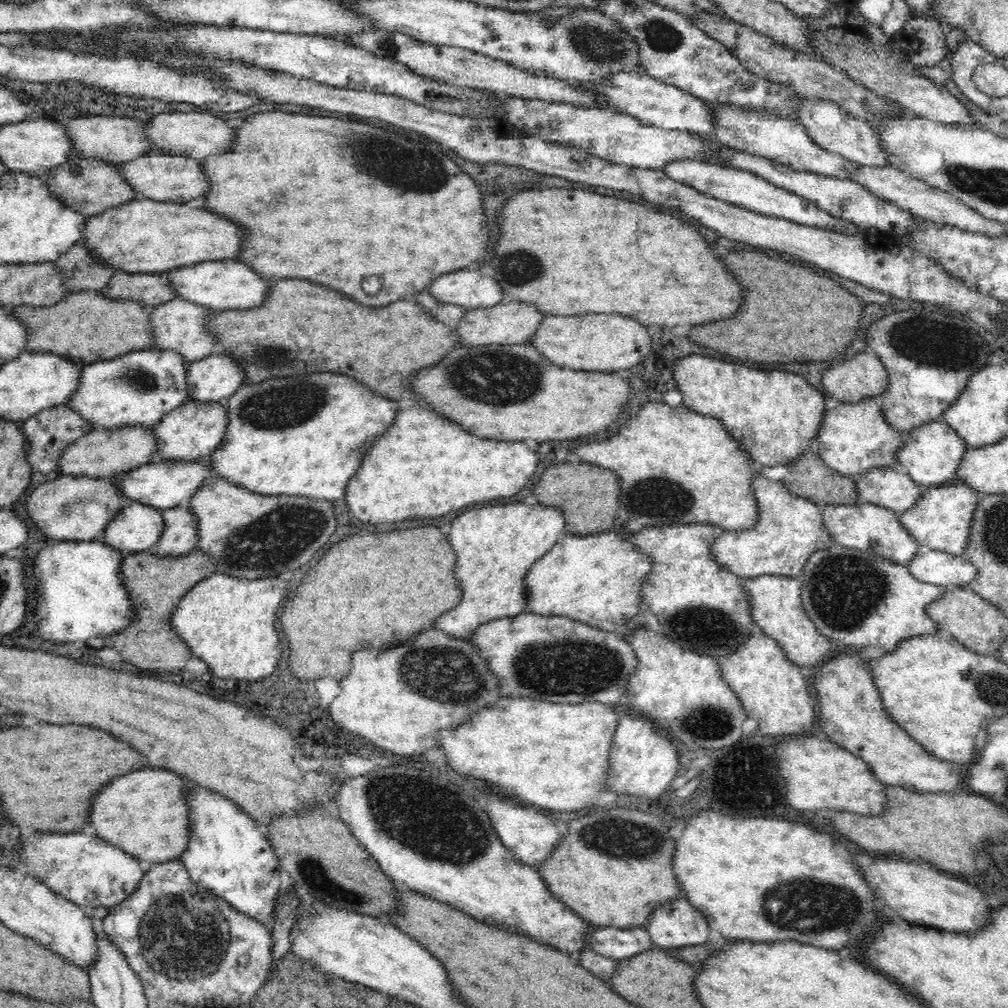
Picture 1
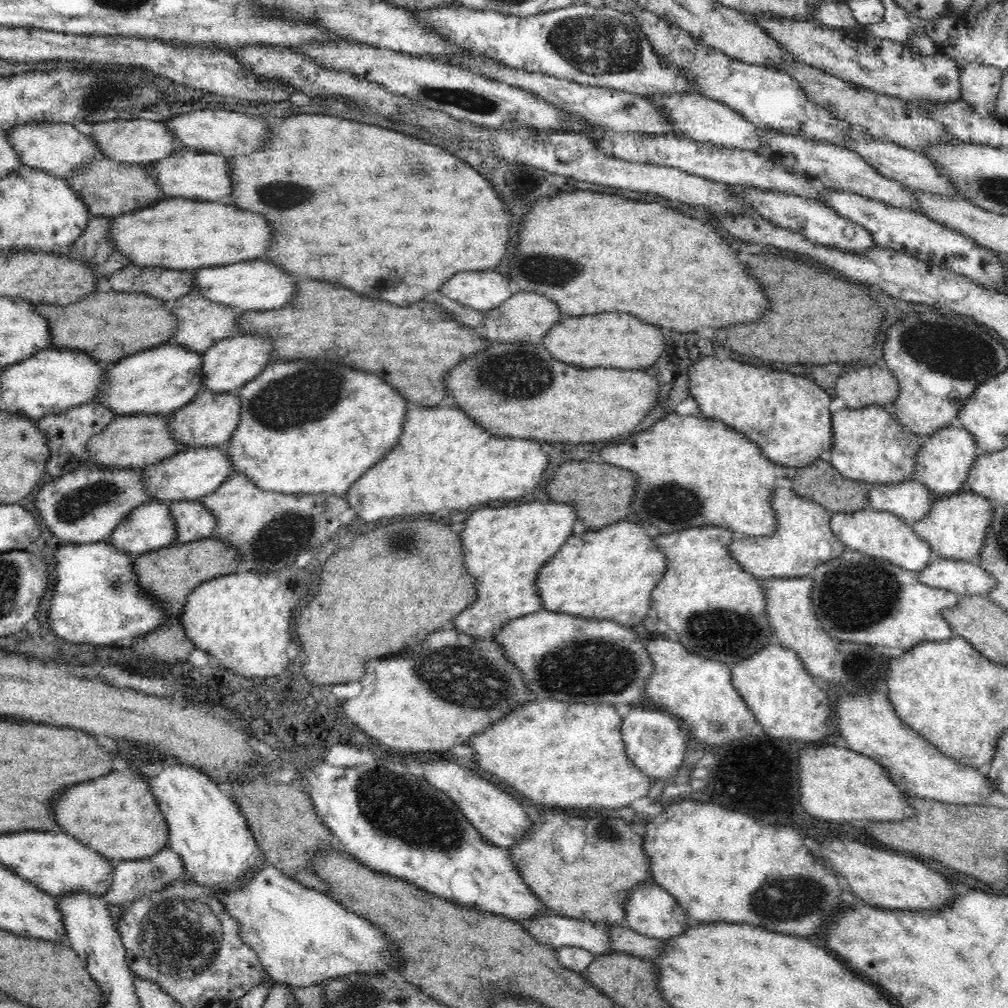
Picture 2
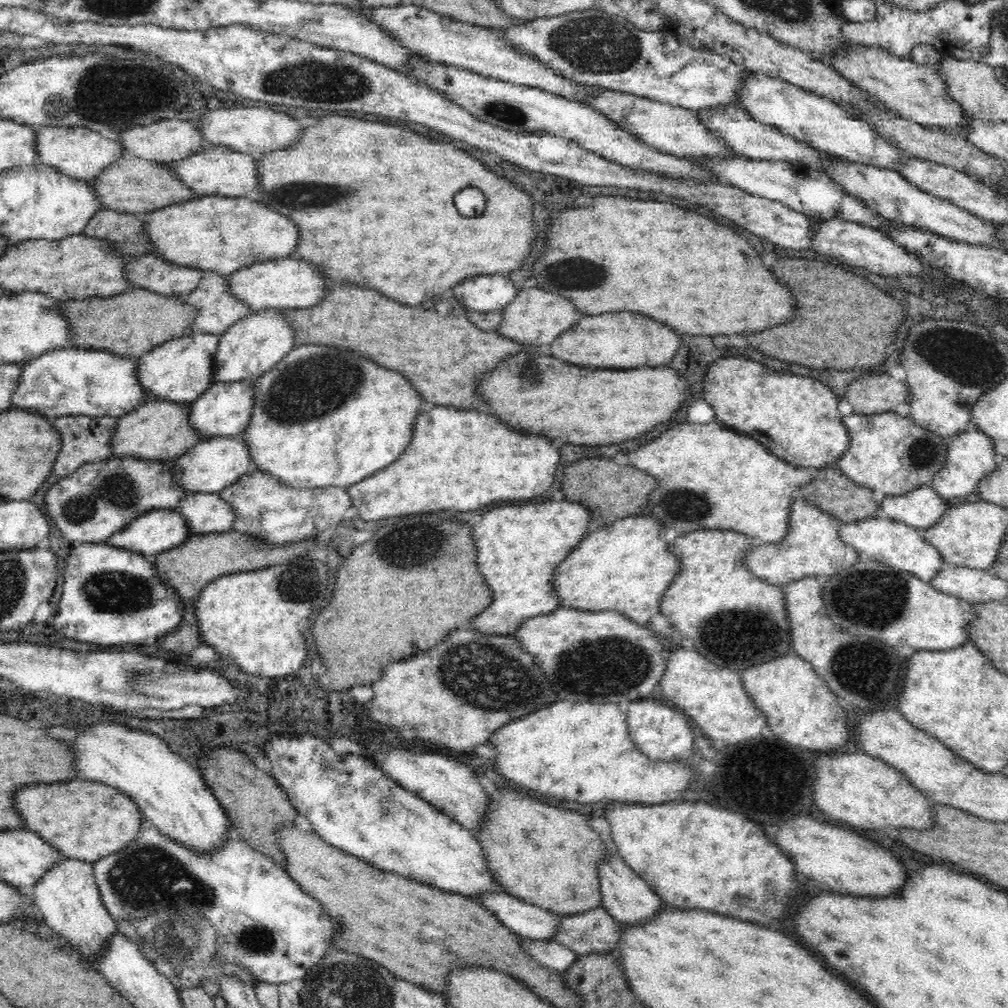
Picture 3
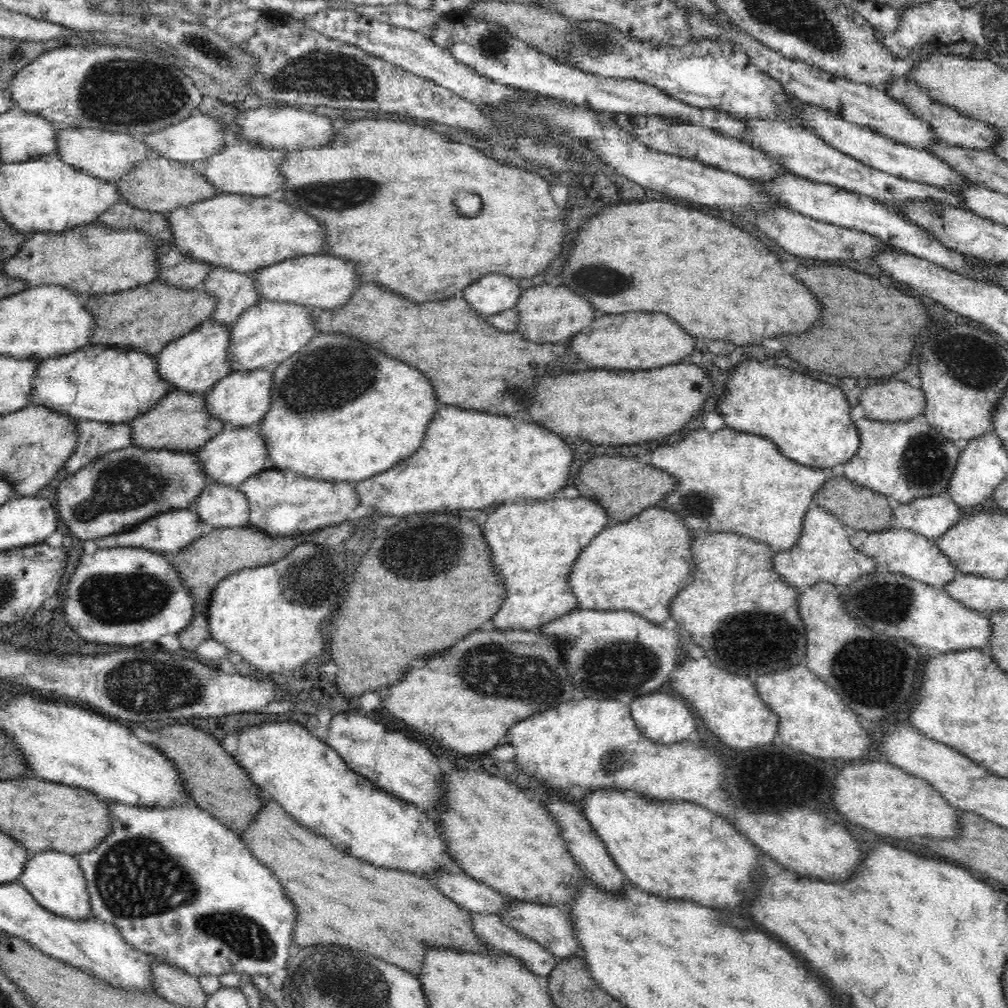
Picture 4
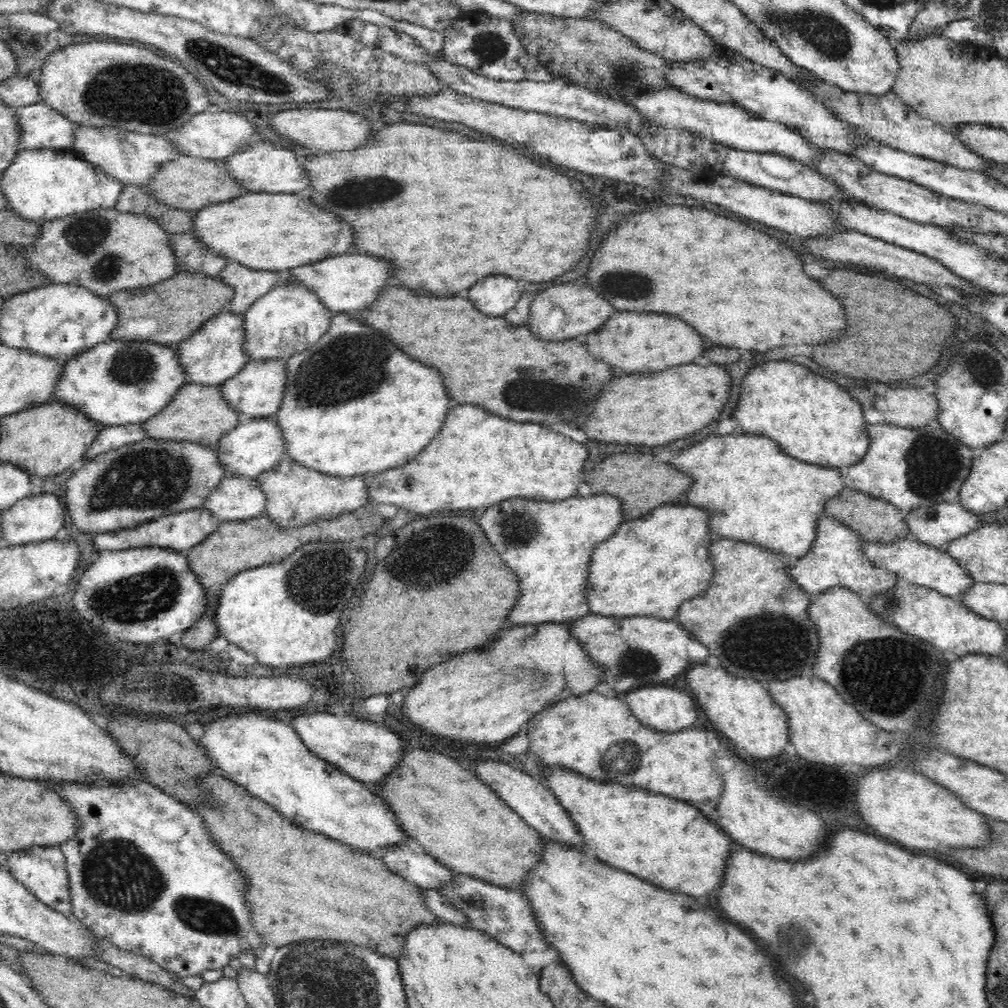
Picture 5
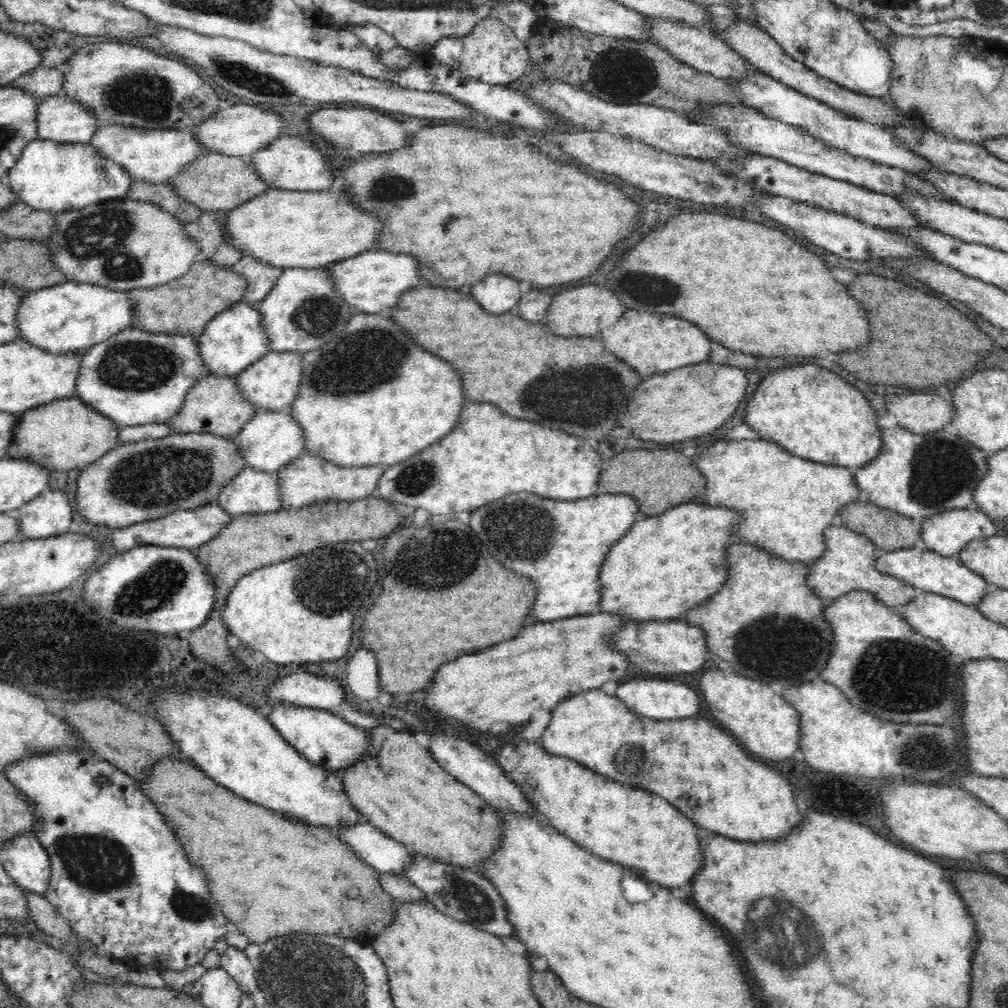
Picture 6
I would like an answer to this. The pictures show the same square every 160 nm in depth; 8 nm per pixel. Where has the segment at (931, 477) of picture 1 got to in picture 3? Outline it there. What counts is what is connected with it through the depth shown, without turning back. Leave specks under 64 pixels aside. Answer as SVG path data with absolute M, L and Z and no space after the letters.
M969 429L953 437L947 448L945 467L936 473L930 486L946 501L952 503L964 502L976 498L976 490L980 481L990 476L1004 461L993 447L993 440L984 432L977 429Z

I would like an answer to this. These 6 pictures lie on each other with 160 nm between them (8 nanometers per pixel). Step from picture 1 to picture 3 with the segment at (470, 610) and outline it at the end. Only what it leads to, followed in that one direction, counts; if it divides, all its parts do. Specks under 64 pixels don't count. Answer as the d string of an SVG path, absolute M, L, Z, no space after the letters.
M542 502L494 508L476 524L478 568L494 592L494 602L474 620L484 634L514 634L524 620L547 615L560 606L552 590L554 570L564 562L576 544L586 536L590 514L576 502Z

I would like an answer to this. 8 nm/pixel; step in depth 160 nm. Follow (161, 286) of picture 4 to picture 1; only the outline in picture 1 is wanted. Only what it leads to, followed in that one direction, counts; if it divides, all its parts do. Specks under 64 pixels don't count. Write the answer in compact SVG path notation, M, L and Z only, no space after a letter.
M101 291L71 292L50 308L11 308L28 329L29 352L54 353L82 360L86 365L96 360L112 360L124 352L152 349L155 344L151 310L137 300L110 300Z

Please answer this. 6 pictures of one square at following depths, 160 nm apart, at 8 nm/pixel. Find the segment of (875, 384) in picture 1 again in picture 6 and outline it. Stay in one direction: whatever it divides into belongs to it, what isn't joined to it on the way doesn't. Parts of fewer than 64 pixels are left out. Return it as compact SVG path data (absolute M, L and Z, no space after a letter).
M902 394L892 396L887 404L887 412L896 416L898 426L919 435L941 431L952 423L955 408L937 394Z

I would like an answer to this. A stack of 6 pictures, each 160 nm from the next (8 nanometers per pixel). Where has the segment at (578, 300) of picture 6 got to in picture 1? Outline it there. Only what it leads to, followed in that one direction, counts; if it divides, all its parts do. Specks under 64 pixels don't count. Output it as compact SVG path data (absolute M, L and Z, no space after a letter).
M516 300L509 304L497 304L488 308L467 309L464 320L458 323L458 336L462 340L462 344L468 346L488 346L491 344L526 344L533 341L540 324L544 322L542 312L536 308L531 302L522 302Z

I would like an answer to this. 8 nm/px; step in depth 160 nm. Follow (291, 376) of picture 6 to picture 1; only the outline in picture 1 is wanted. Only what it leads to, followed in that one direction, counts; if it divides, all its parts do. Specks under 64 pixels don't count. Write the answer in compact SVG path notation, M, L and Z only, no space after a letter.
M188 399L178 408L162 417L154 428L157 438L158 457L171 460L209 460L220 446L228 426L228 409L223 402L202 402Z

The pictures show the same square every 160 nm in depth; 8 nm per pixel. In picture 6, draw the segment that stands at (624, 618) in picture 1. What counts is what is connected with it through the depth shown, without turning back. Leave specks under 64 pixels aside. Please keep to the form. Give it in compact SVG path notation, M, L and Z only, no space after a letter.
M680 504L660 516L652 516L648 520L636 522L632 526L632 530L612 547L612 550L607 554L606 560L602 565L602 574L600 574L600 588L602 588L602 602L600 602L601 610L604 612L611 612L612 614L621 614L625 618L632 620L670 620L678 619L680 614L688 612L708 596L714 596L720 588L725 585L726 578L728 578L729 563L727 562L727 548L732 541L738 540L737 528L741 523L743 514L735 508L726 508L724 506L708 506L708 504Z

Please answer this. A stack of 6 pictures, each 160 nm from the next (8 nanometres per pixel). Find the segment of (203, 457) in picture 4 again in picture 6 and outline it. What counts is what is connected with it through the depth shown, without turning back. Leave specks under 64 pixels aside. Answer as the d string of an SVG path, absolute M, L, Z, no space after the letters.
M291 408L280 412L256 412L234 439L241 448L246 464L264 472L278 473L281 468L288 466L289 462L305 452L304 431L293 417Z

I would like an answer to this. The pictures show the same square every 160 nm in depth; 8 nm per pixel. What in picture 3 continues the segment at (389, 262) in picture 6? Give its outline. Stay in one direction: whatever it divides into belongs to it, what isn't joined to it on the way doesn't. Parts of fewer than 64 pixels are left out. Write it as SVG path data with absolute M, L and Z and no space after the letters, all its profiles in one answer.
M280 258L254 264L232 273L229 279L231 293L245 302L251 311L278 308L287 312L310 308L320 304L326 292L324 274L318 272L314 264L308 264L306 260L292 260L292 258Z

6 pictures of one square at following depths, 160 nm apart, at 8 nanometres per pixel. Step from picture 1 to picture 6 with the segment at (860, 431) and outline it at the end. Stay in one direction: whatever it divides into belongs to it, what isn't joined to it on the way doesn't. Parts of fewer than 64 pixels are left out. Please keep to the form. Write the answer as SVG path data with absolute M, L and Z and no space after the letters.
M897 426L881 429L883 445L880 454L855 474L857 487L875 505L890 509L908 519L922 522L931 516L952 510L953 508L974 508L973 494L976 484L988 472L989 458L976 445L972 446L969 440L959 434L951 434L945 429L919 435L908 429Z

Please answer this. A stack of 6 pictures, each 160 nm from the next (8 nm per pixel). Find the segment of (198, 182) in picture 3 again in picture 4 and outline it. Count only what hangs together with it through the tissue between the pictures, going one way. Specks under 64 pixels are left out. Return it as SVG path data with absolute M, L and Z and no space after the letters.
M237 142L224 148L214 156L209 156L203 163L198 163L199 173L212 186L219 188L223 194L240 194L252 196L270 196L282 188L284 175L281 173L283 154L273 153L262 146L250 142Z

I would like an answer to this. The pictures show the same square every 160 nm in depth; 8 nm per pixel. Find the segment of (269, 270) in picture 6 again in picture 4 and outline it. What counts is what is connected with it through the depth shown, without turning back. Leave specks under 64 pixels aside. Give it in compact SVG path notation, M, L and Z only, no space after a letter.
M218 266L208 274L202 287L217 298L211 319L228 326L260 300L256 273L244 274Z

